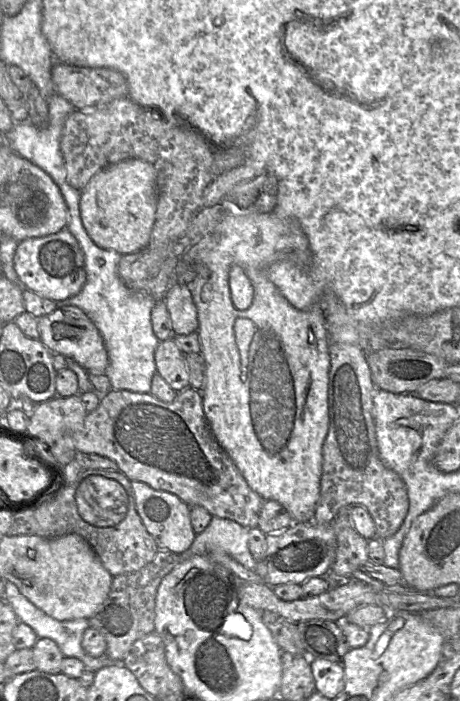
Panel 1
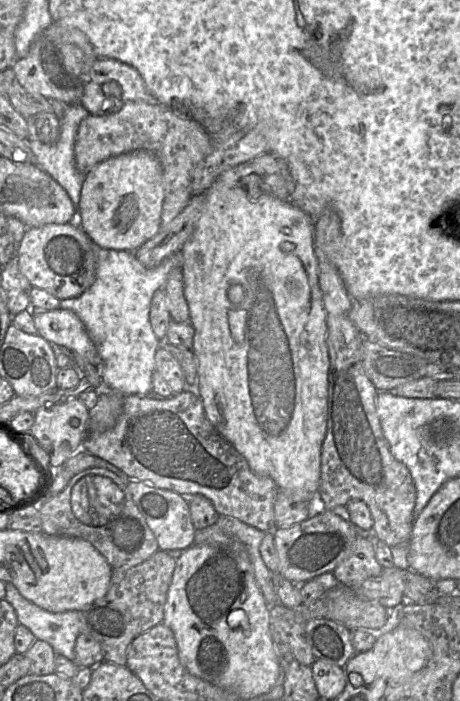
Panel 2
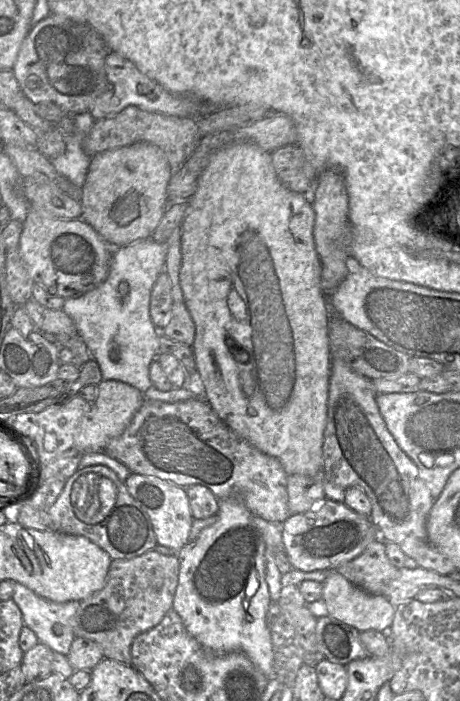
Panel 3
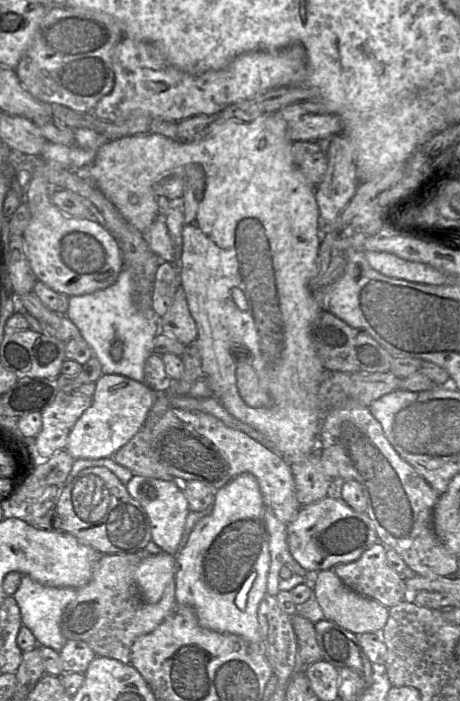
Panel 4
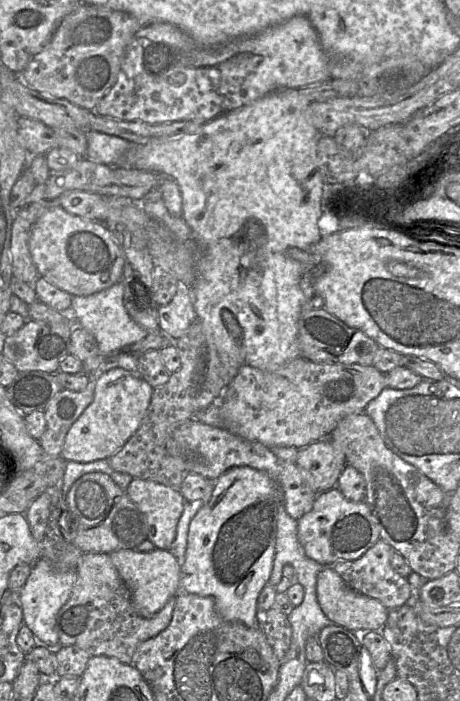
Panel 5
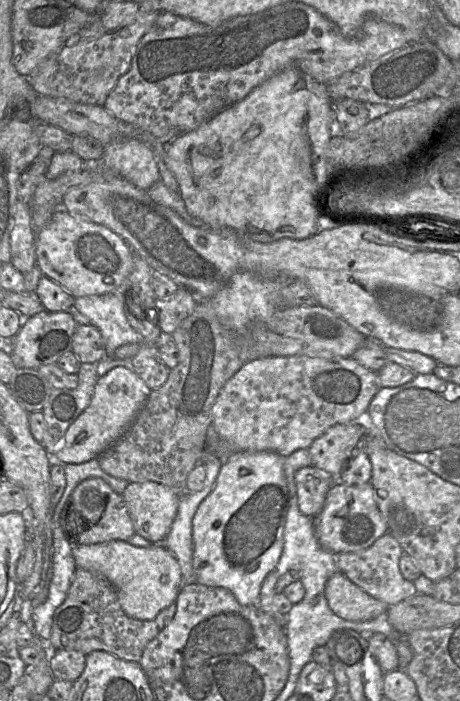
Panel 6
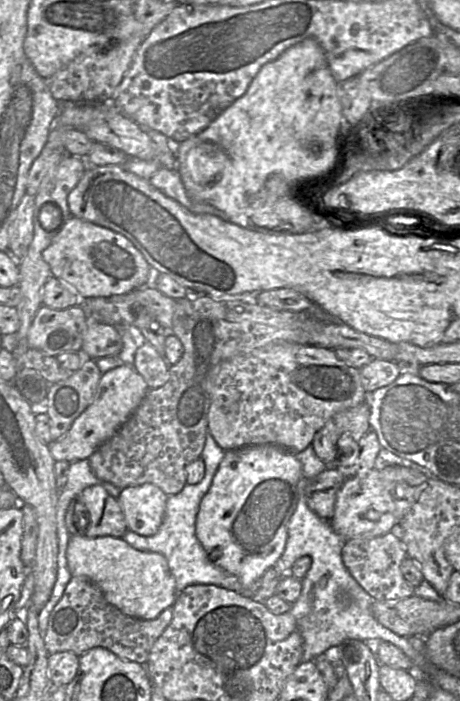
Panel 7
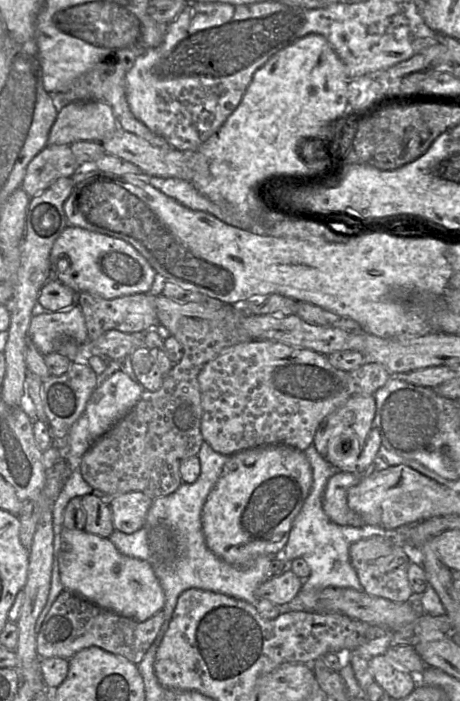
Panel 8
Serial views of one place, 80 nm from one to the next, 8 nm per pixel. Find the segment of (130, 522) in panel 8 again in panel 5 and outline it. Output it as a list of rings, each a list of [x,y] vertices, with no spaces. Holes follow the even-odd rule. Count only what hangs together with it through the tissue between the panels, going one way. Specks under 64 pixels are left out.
[[[133,479],[126,494],[136,504],[145,518],[147,540],[155,548],[170,550],[176,536],[176,528],[183,513],[186,501],[179,490],[151,480]]]

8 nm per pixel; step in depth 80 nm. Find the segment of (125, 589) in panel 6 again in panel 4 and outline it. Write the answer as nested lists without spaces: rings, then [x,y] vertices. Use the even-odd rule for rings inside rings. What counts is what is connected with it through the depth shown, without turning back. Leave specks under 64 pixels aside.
[[[161,552],[149,554],[139,561],[134,578],[143,600],[149,604],[157,603],[168,583],[175,579],[175,555]]]

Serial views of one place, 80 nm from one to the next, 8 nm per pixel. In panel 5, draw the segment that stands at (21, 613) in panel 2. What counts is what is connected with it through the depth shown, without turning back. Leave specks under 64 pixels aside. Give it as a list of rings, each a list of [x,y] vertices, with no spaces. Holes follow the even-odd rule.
[[[39,559],[32,565],[24,586],[18,591],[17,600],[22,610],[23,624],[34,634],[38,644],[48,648],[59,646],[55,628],[56,616],[60,608],[68,601],[75,581],[75,570],[57,570],[49,560]]]

